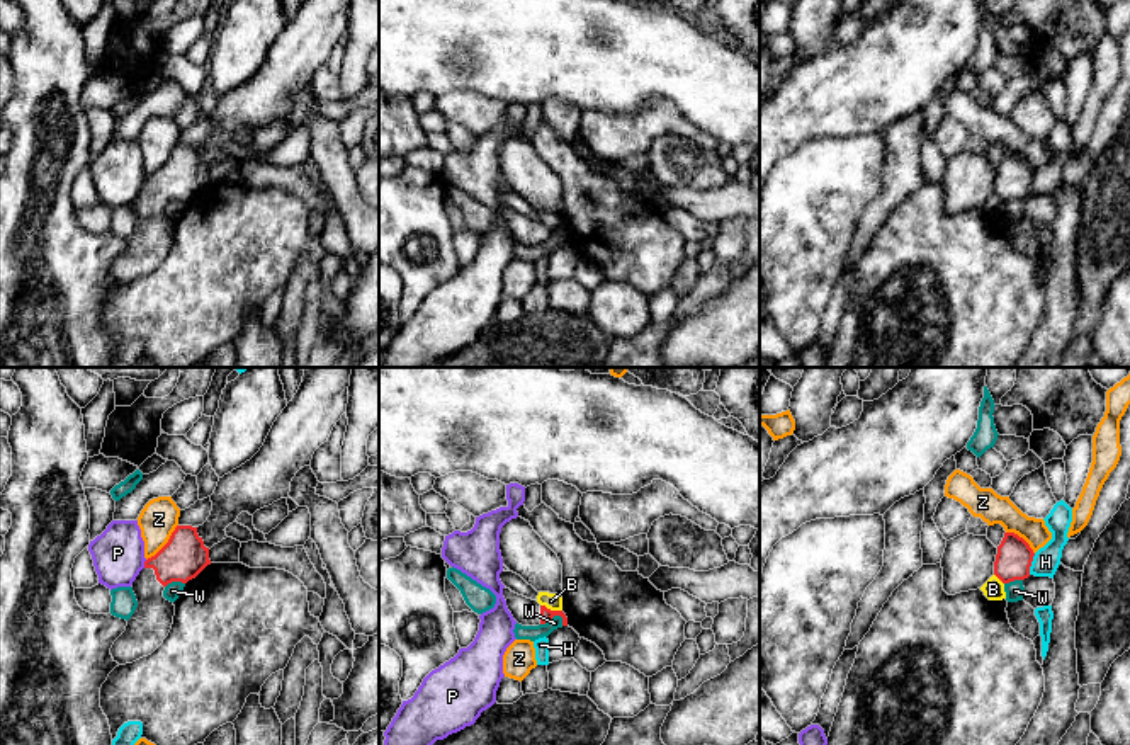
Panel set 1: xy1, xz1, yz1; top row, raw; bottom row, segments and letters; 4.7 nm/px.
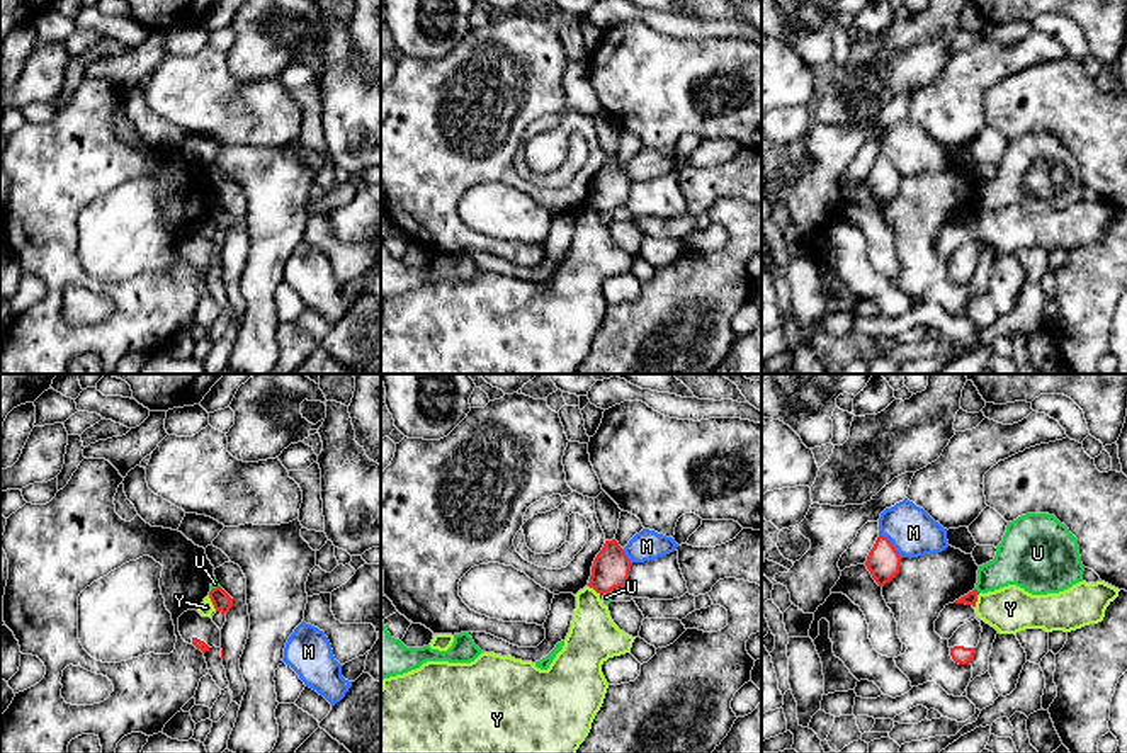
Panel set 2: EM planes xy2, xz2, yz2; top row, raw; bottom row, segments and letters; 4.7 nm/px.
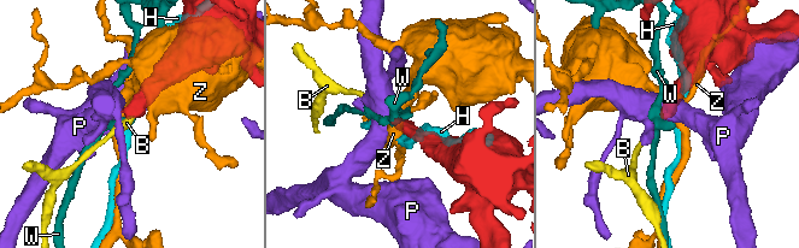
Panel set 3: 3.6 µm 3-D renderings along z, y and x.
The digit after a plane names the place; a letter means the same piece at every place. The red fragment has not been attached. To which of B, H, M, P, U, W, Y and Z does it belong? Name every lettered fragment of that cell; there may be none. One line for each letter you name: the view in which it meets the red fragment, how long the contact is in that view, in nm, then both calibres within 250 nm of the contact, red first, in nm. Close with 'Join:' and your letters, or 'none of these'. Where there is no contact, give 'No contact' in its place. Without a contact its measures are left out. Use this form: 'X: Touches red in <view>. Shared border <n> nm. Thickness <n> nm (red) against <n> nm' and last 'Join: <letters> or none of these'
Join: none of these

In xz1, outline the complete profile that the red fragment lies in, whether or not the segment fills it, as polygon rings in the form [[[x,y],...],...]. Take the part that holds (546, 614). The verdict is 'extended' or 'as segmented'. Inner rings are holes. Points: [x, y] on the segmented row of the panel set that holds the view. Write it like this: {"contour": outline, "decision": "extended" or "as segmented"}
{"contour": [[[506,587],[503,589],[503,597],[513,619],[522,626],[545,624],[554,616],[561,616],[562,626],[568,626],[568,617],[562,611],[551,611],[545,606],[540,606],[537,600],[518,595]]], "decision": "extended"}

